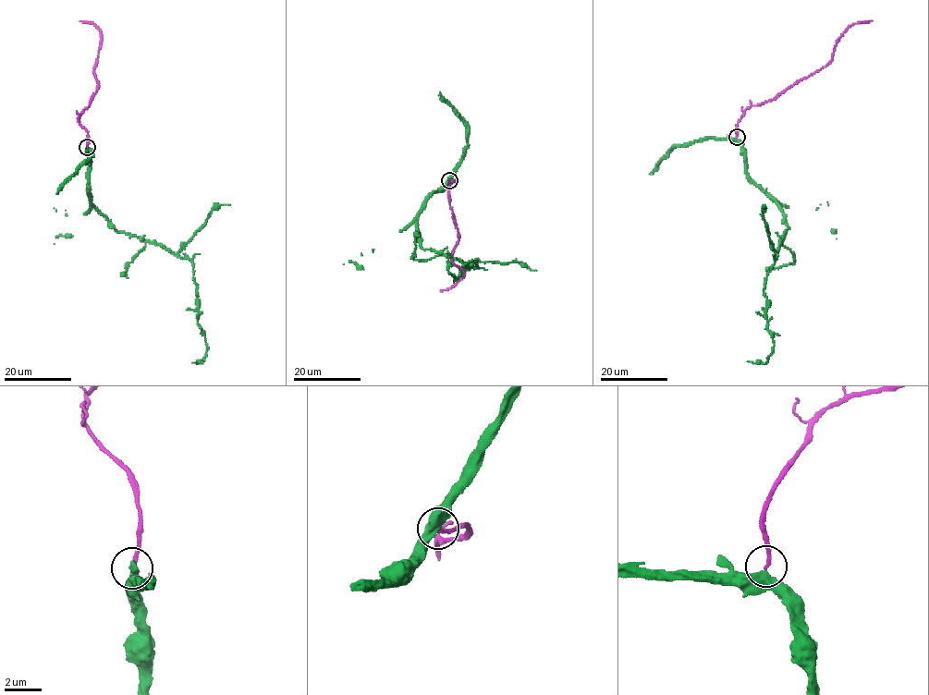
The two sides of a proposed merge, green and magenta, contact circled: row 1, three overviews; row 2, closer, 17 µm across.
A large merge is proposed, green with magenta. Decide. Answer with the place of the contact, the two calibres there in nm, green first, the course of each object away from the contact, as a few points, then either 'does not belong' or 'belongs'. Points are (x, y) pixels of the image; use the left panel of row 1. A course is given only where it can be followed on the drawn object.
place (87, 147); calibres 400 and 200 nm; course green (87, 148), (91, 201), (108, 224), (192, 262), (197, 323), (207, 350), (201, 362), (192, 362); course magenta (87, 147), (88, 133), (79, 119), (90, 106), (99, 86), (93, 71), (102, 37), (94, 24), (79, 20); belongs

